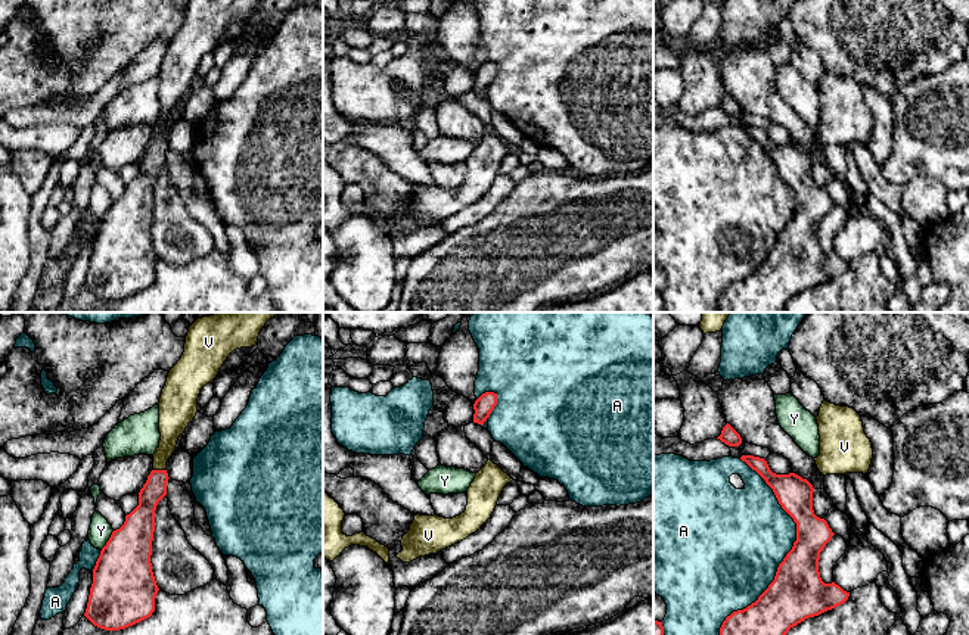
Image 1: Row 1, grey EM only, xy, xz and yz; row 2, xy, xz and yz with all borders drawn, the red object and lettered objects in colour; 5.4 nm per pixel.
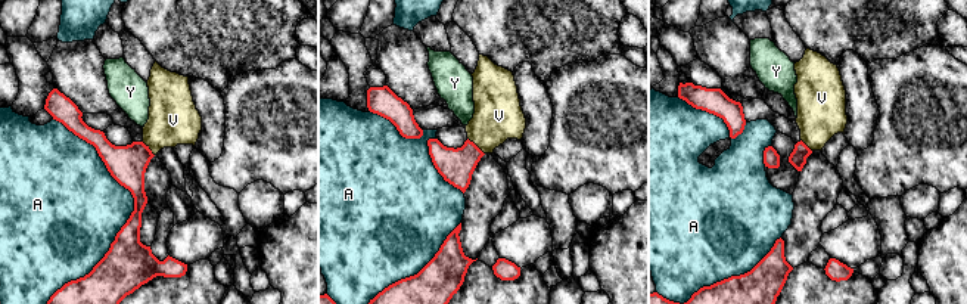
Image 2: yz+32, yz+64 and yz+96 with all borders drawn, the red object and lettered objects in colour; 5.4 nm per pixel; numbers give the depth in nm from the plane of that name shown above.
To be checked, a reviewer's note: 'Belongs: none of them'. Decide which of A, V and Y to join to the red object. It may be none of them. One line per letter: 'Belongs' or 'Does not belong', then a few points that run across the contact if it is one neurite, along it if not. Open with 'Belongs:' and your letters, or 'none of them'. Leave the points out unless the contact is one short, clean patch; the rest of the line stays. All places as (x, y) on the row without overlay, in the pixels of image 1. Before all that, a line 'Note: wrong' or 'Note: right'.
Note: wrong
Belongs: V
A: Does not belong
V: Belongs. Line: xy (155, 158), (160, 140), (171, 96)
Y: Does not belong. Line: xy (114, 201), (101, 218)

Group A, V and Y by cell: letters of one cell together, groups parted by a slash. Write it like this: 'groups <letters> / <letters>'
groups A / V / Y

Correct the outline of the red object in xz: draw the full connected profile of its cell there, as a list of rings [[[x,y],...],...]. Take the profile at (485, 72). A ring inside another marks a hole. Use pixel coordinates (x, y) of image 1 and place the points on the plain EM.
[[[485,62],[473,74],[473,93],[484,94],[497,75],[497,63]]]

